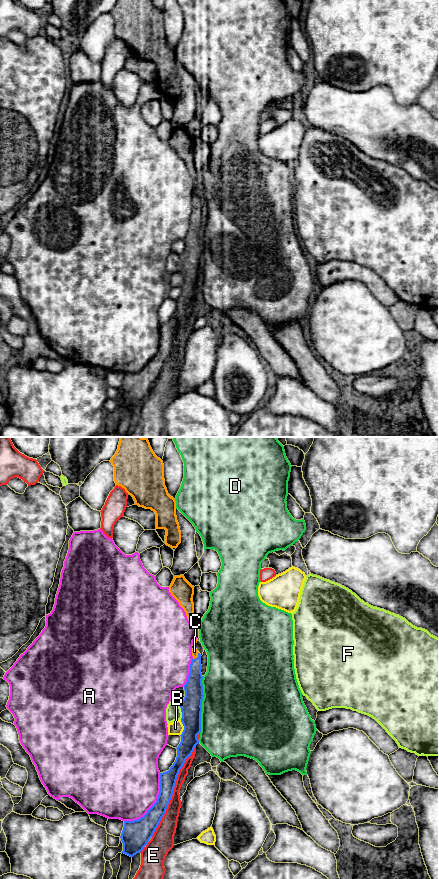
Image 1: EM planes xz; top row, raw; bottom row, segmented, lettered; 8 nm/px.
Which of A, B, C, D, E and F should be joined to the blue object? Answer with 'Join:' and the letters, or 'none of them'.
Join: C

